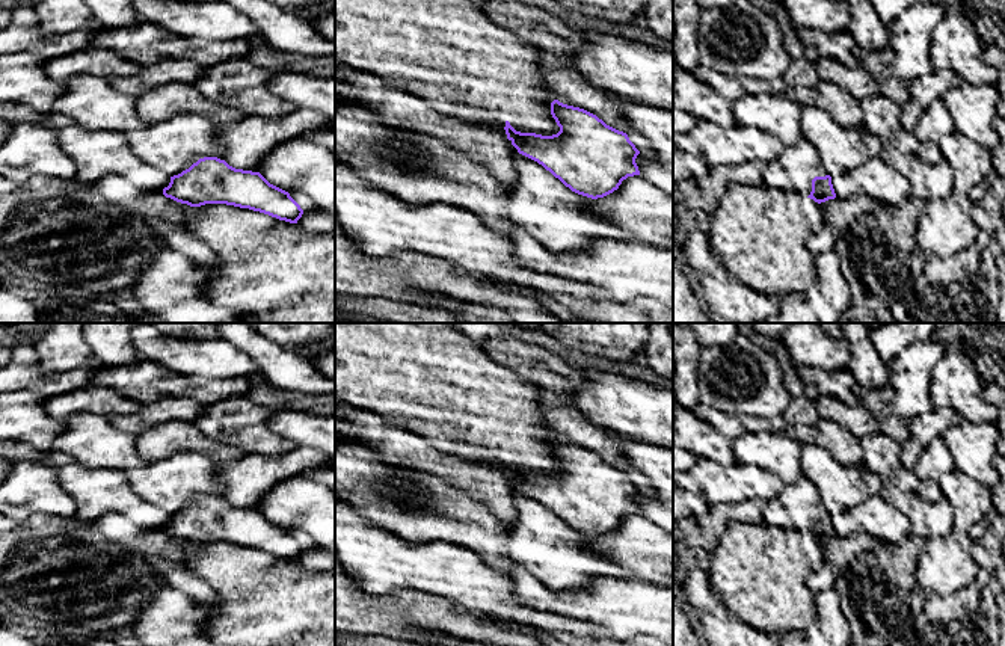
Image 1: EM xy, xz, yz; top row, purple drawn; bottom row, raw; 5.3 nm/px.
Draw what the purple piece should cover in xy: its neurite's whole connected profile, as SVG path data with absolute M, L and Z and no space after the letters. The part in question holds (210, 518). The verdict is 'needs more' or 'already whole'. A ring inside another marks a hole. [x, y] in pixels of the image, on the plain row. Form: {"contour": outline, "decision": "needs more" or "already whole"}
{"contour": "M204 495L171 515L163 533L190 545L226 542L297 561L303 548L288 530L270 522L260 510L235 507L217 495Z", "decision": "already whole"}

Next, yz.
{"contour": "M806 477L786 484L773 500L762 504L764 524L795 528L821 542L834 537L831 515L821 501L819 491Z", "decision": "needs more"}

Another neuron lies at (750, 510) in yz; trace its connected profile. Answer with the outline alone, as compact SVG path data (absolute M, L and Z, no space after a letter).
M745 500L735 504L720 504L714 507L718 521L739 521L747 524L764 524L762 503Z

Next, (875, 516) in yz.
M880 495L869 497L847 512L831 515L831 522L838 536L868 533L884 545L901 543L913 536L907 516Z

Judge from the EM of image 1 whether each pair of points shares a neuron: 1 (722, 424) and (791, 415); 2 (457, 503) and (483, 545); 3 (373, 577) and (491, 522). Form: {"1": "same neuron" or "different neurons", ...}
{"1": "same neuron", "2": "same neuron", "3": "different neurons"}

